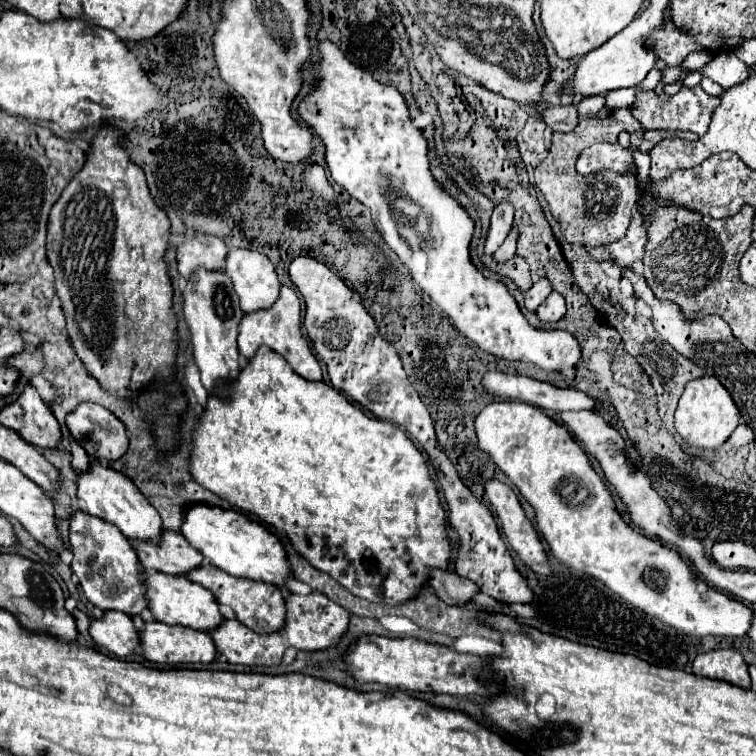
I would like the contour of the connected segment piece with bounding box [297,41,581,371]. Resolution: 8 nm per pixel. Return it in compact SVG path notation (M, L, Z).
M319 41L317 49L319 61L313 65L317 85L299 103L297 115L307 127L317 133L317 137L325 145L325 161L333 181L347 189L351 197L359 199L371 209L373 223L389 249L397 253L399 261L409 267L413 281L431 297L431 301L447 315L451 325L455 325L455 329L463 333L469 341L499 359L535 363L545 371L571 369L581 357L581 347L577 339L567 331L543 331L531 327L507 287L499 281L485 279L471 263L469 243L475 223L465 213L465 209L433 179L427 159L427 141L423 139L421 131L413 127L403 95L395 87L381 85L371 77L371 73L355 67L335 43Z

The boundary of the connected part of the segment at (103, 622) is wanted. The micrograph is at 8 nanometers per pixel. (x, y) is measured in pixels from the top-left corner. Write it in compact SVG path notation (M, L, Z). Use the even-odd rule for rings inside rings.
M105 611L101 619L91 619L89 635L99 647L117 657L133 653L133 649L139 645L139 635L131 617L121 611Z

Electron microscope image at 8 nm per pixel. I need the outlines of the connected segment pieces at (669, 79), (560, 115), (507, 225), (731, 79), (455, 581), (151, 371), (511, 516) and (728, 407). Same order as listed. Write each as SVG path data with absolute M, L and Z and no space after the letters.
M677 65L677 67L665 67L661 73L663 73L661 83L669 85L669 83L679 83L679 77L683 77L685 73L693 73L693 71L685 69L683 65Z
M559 105L559 107L547 107L543 111L543 121L553 131L569 133L577 127L577 109L575 105Z
M509 203L495 205L495 211L491 215L489 233L485 239L485 255L493 255L501 247L501 243L511 231L511 225L513 225L513 207Z
M725 49L725 51L715 53L713 59L707 65L697 69L697 73L701 73L703 77L713 79L723 89L729 89L729 87L747 79L749 67L735 55L733 49Z
M431 569L429 587L449 605L461 605L479 593L477 585L451 569Z
M101 127L99 133L93 137L93 141L89 143L89 153L85 159L85 165L81 167L81 171L69 181L69 185L63 189L61 197L57 199L57 203L51 209L49 215L49 233L47 233L47 259L55 271L55 287L57 287L57 295L61 299L65 317L67 317L67 333L73 341L75 353L79 355L79 359L85 363L87 371L93 373L93 377L101 383L101 387L105 391L109 391L115 397L131 397L135 391L139 391L143 385L147 385L151 379L155 377L171 377L175 371L175 353L177 353L177 337L175 337L175 315L171 309L171 297L173 297L173 289L171 289L171 279L167 275L167 267L163 263L163 255L167 249L167 237L169 237L169 219L167 215L155 205L149 187L145 183L145 173L139 165L133 165L125 143L125 133L119 127Z
M497 479L487 481L483 487L485 487L485 495L487 495L487 499L489 499L489 503L491 503L491 507L493 507L495 515L497 515L497 521L499 521L499 525L501 525L505 537L507 537L509 547L511 547L511 549L517 553L517 557L519 557L527 567L531 567L535 573L549 575L549 573L551 573L551 567L549 567L549 563L547 563L547 555L545 555L543 545L541 545L541 541L539 541L539 533L535 531L533 523L525 517L525 511L521 509L519 499L517 499L517 495L513 493L513 489L511 489L509 485L497 481Z
M701 377L687 383L675 411L675 429L685 443L699 449L717 449L729 439L737 425L739 409L727 389L715 377Z

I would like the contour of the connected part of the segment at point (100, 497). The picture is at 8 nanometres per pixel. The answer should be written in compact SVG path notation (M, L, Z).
M93 459L85 471L79 471L77 499L83 511L115 523L127 539L157 543L159 533L163 529L159 513L153 509L153 505L149 505L149 501L145 501L145 495L139 493L133 481L129 481L129 477L125 477L123 473L117 473L113 467L107 467L101 461Z

